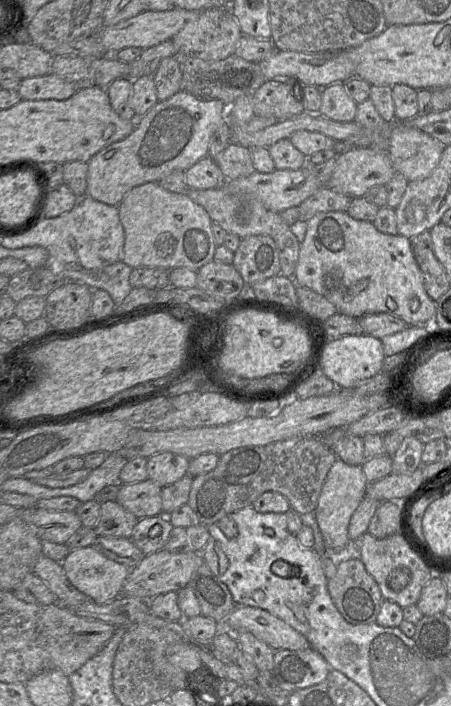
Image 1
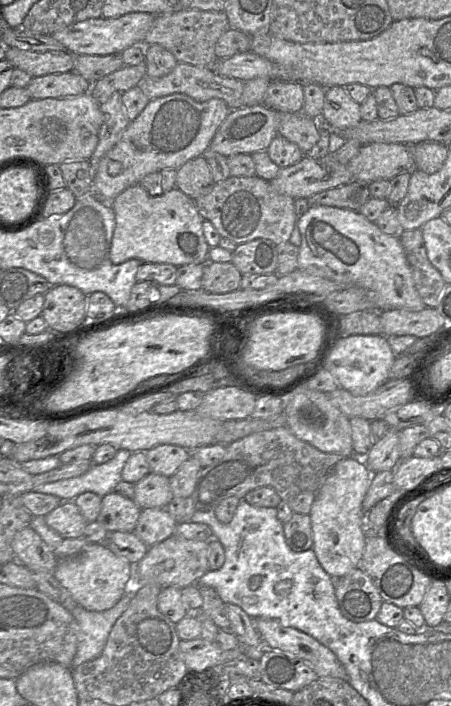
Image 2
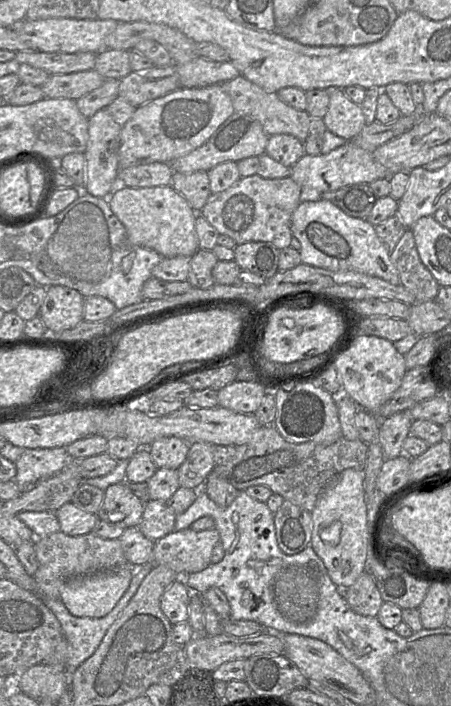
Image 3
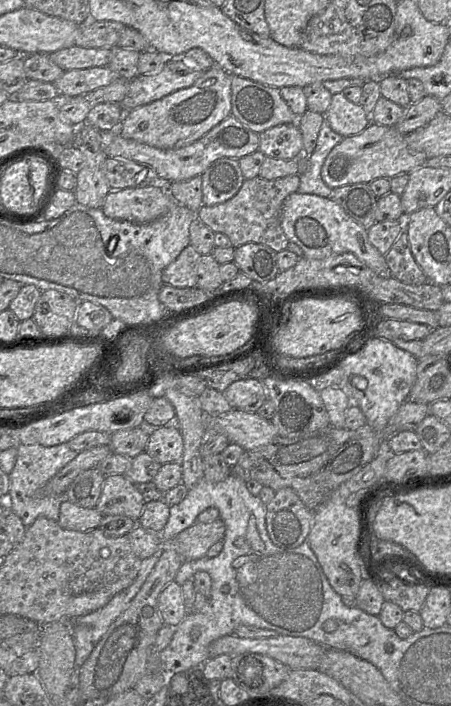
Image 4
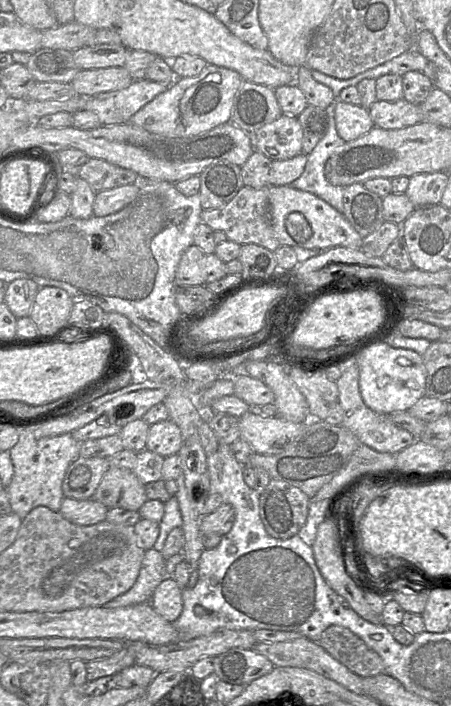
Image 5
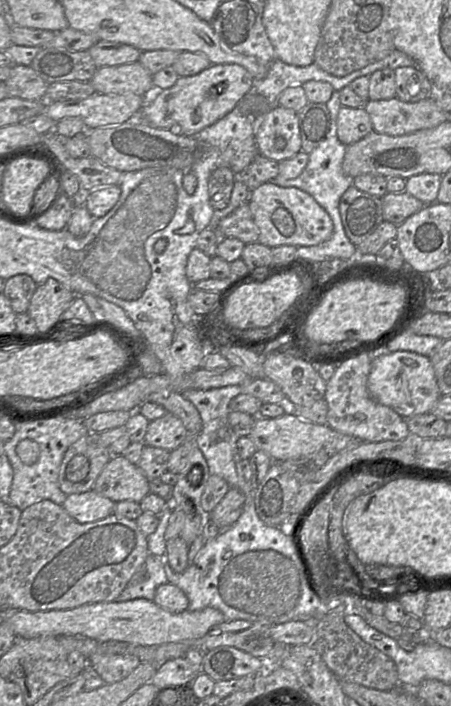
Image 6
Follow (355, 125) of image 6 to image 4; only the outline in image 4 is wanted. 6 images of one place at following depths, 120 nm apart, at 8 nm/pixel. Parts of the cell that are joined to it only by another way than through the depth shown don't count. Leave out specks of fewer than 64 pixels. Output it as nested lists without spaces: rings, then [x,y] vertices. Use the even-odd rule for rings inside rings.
[[[342,92],[332,96],[325,119],[331,129],[343,138],[361,133],[371,123],[371,116],[363,107],[349,101]]]

